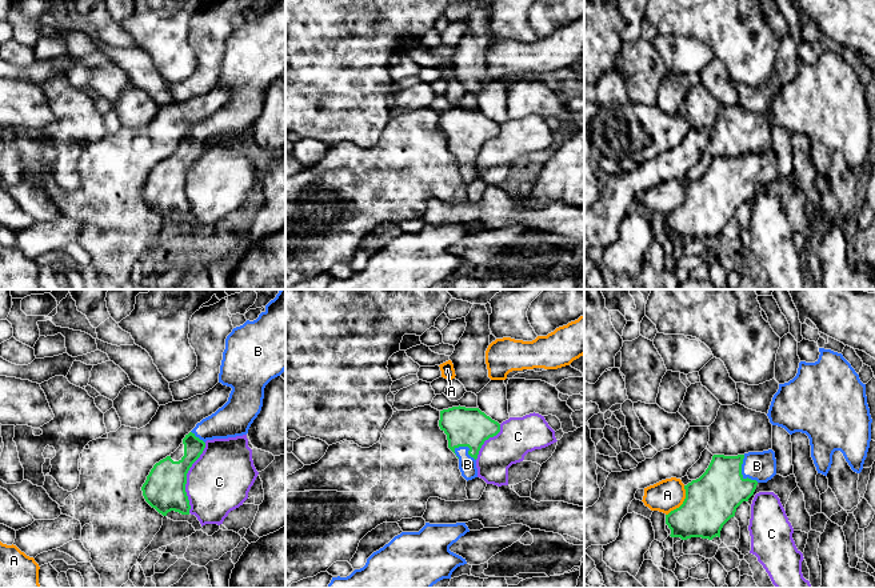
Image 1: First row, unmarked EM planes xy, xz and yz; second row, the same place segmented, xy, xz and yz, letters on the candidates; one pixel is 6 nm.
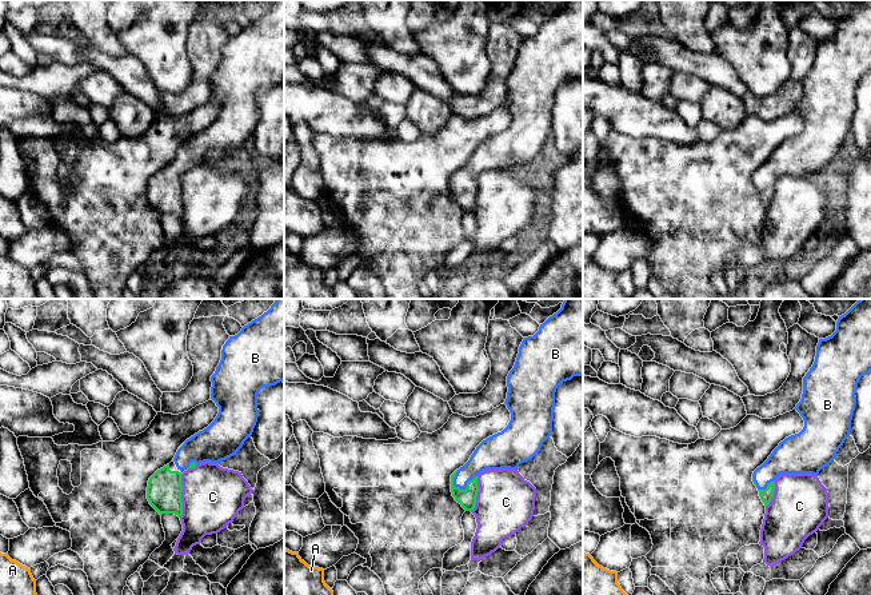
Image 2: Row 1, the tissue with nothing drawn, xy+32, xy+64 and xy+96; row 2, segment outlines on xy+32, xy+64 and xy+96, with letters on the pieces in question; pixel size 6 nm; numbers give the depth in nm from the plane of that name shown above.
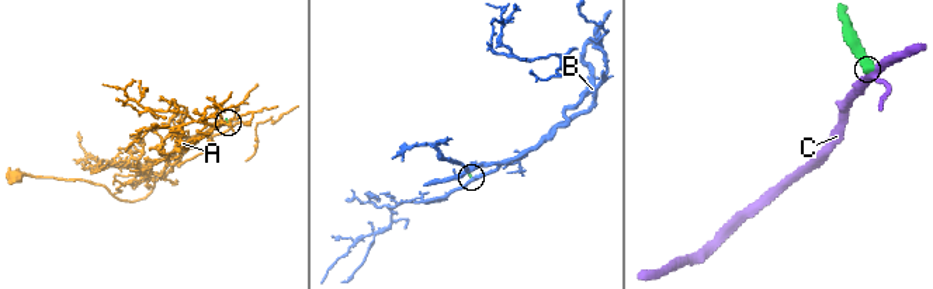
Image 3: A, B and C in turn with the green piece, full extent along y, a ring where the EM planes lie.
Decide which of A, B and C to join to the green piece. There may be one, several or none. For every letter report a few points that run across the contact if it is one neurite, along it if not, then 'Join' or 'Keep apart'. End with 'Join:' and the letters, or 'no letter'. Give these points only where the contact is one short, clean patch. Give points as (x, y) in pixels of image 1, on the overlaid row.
A: Keep apart
B: Line: yz (711, 500), (740, 474), (756, 466). Join
C: Keep apart
Join: B

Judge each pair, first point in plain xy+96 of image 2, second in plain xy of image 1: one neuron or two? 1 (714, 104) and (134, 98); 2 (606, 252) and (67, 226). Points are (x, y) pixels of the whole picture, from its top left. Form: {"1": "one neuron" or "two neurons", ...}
{"1": "one neuron", "2": "one neuron"}

